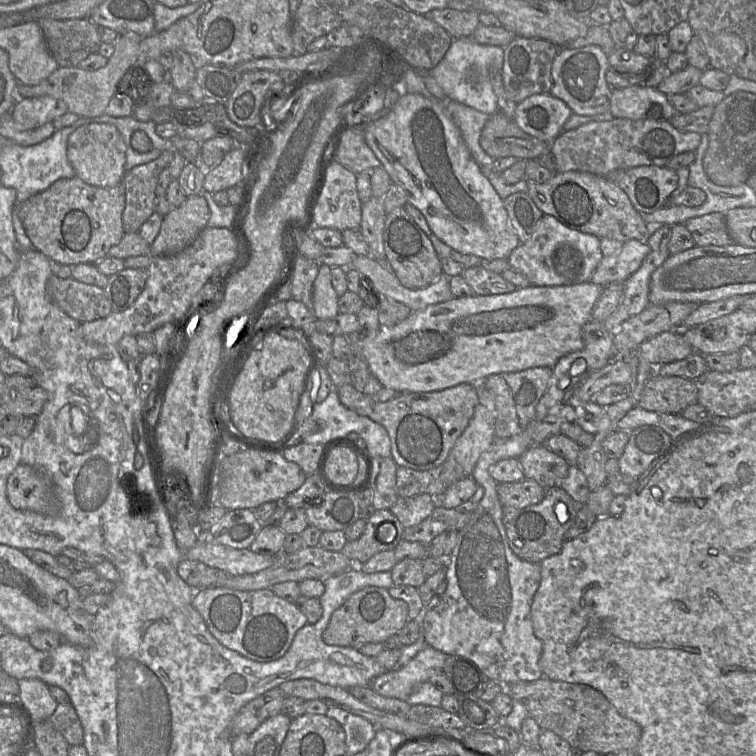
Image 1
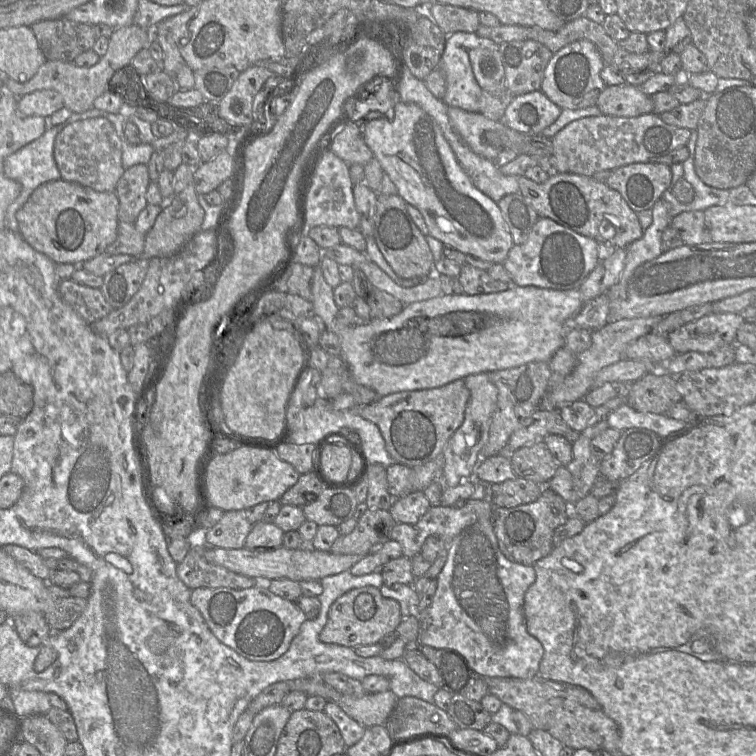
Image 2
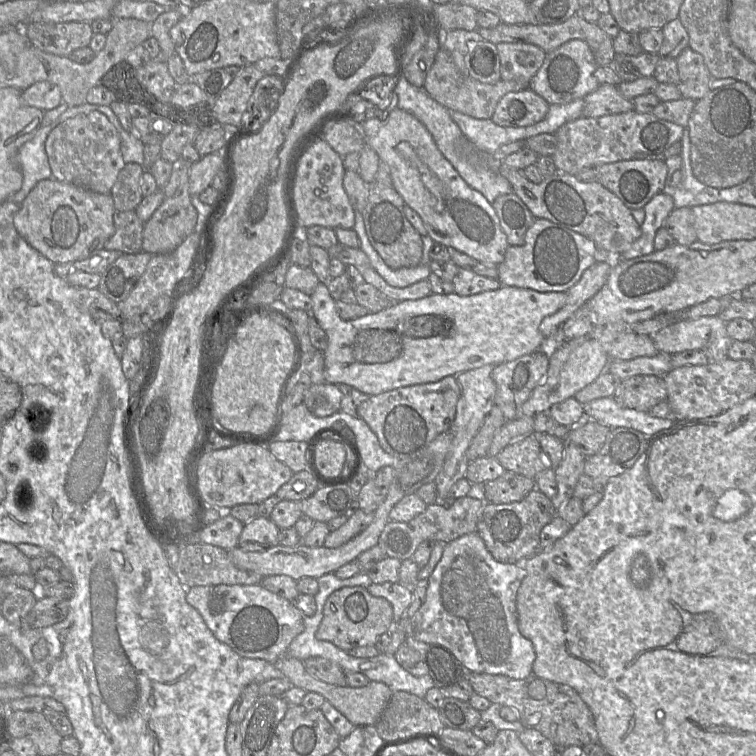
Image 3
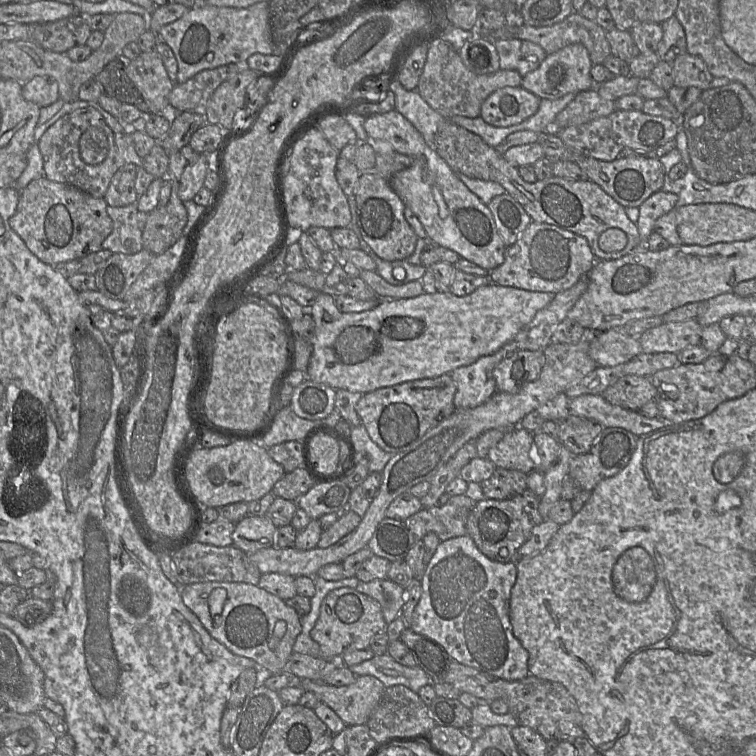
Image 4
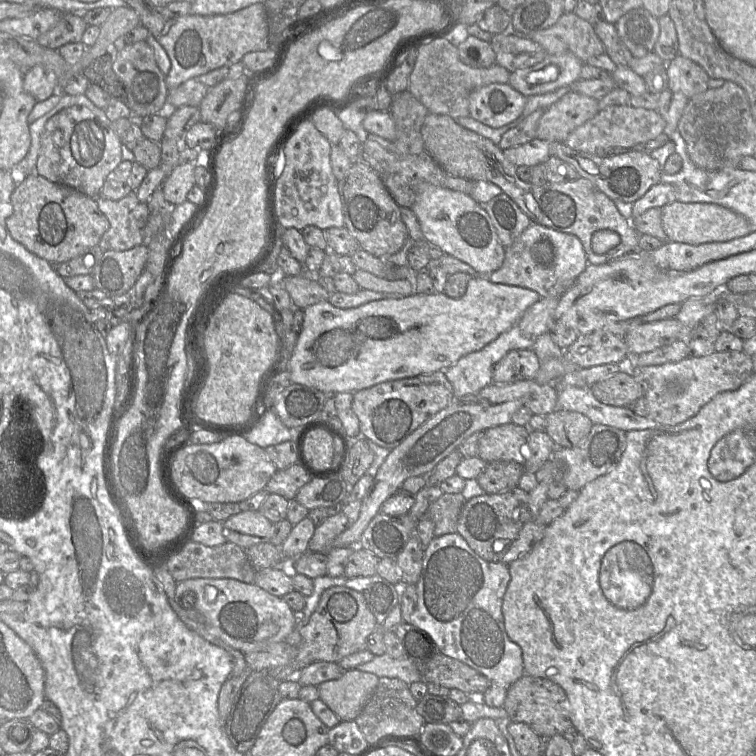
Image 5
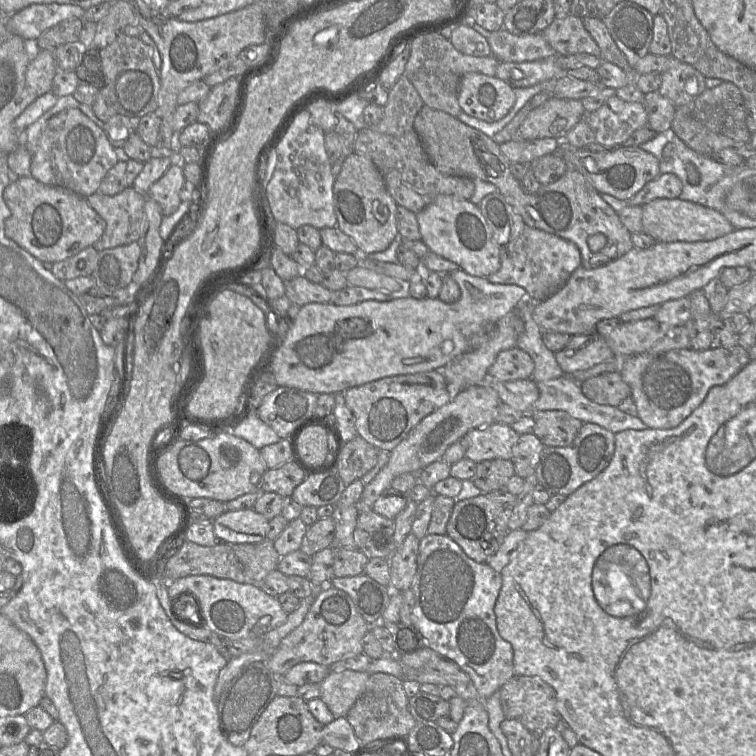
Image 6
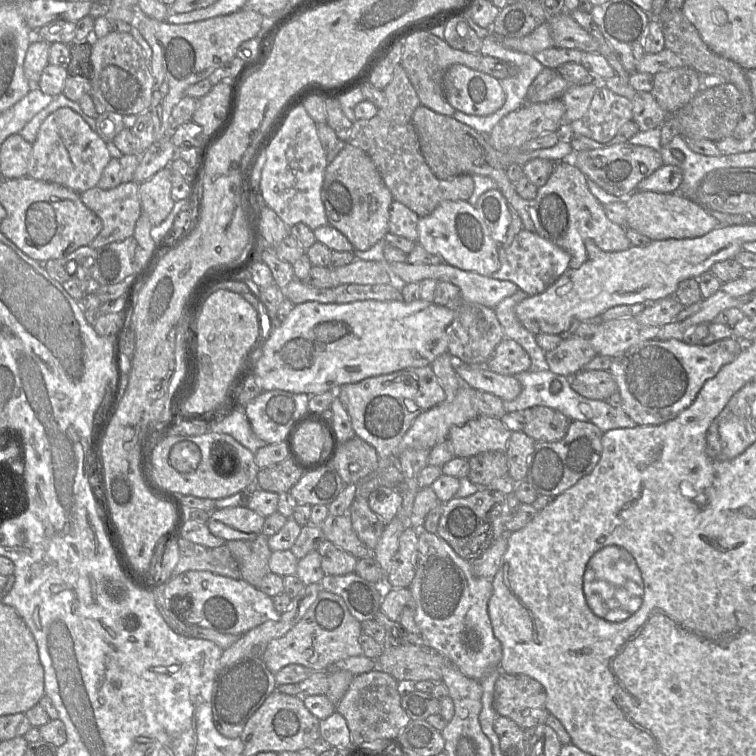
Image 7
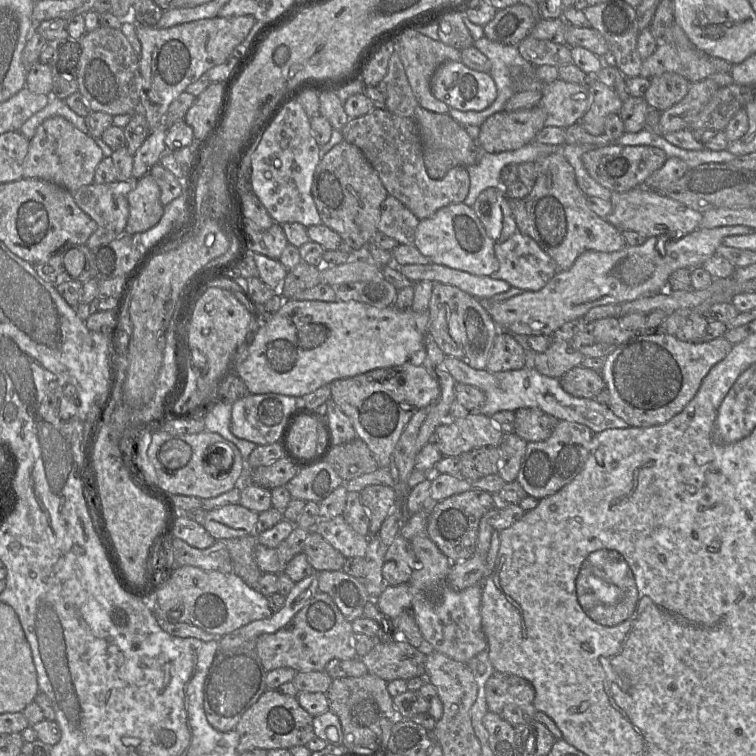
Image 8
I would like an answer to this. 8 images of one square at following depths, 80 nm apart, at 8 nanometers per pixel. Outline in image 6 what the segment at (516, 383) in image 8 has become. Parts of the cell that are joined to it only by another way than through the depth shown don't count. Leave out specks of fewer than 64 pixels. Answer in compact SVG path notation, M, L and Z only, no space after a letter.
M568 376L547 380L537 383L539 397L532 406L532 411L536 410L561 410L583 423L597 424L613 433L618 433L626 429L642 430L647 426L637 417L621 411L617 406L604 405L589 400L583 393L580 383L570 379Z

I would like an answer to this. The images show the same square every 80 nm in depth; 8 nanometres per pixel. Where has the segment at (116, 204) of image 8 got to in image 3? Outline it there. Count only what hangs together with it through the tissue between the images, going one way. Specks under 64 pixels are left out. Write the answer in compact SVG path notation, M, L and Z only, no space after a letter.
M135 210L114 211L114 233L104 244L106 250L117 250L123 254L142 251L142 232L144 223Z

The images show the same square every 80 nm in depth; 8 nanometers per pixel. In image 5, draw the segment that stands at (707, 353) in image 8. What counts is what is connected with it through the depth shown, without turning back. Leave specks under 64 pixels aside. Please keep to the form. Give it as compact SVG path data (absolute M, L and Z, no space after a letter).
M714 351L712 354L703 357L688 356L678 362L642 367L630 367L631 358L627 362L627 368L631 370L634 378L643 387L643 397L648 406L648 417L659 424L670 426L681 424L695 416L717 394L739 389L754 373L752 357L743 351Z

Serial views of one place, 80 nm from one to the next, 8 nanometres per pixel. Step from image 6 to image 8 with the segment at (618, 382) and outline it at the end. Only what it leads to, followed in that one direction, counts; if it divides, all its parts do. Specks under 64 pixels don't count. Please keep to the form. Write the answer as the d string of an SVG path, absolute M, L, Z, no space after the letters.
M576 366L559 378L561 387L568 394L593 399L606 389L601 372L583 366Z

